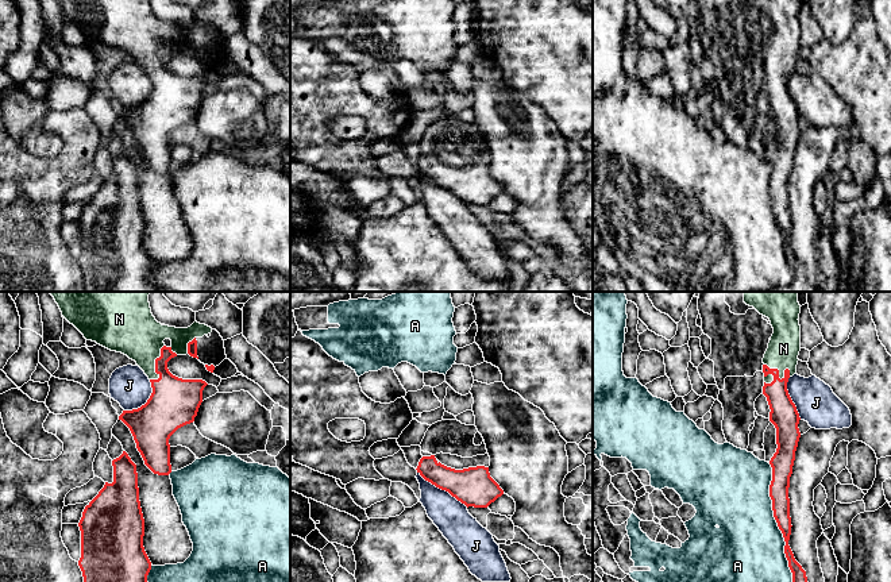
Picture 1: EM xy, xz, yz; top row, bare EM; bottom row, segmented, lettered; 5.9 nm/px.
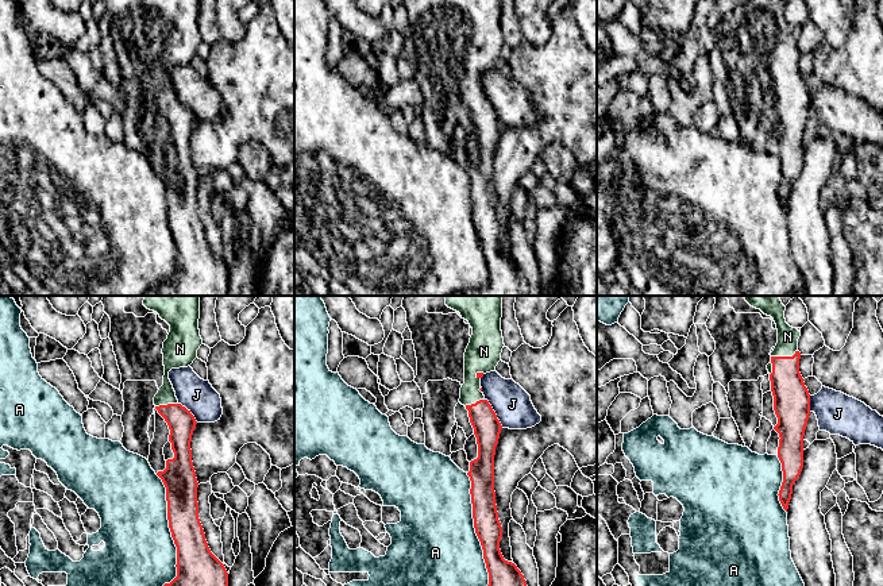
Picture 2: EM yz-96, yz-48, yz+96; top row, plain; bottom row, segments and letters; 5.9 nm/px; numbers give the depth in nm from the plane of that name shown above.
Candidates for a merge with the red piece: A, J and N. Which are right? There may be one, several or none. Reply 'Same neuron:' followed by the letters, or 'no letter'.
Same neuron: N

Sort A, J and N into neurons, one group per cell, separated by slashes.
A / J / N

